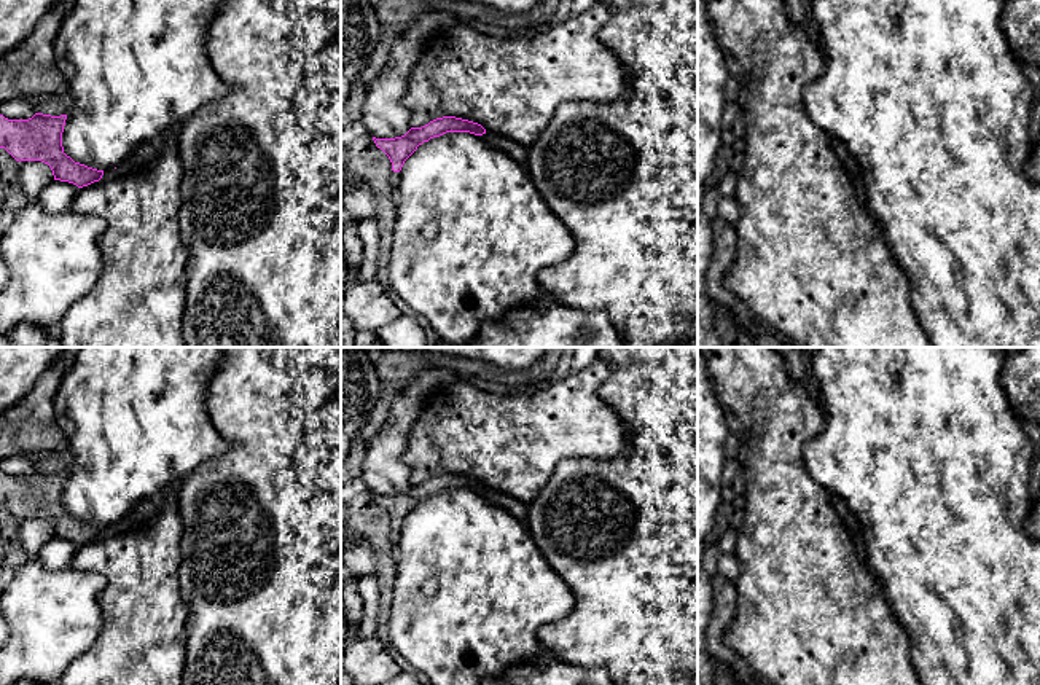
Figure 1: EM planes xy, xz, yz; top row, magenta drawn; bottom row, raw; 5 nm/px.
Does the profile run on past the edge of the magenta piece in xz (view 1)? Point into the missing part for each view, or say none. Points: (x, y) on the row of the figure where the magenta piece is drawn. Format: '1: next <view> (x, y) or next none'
1: next xz (518, 152)

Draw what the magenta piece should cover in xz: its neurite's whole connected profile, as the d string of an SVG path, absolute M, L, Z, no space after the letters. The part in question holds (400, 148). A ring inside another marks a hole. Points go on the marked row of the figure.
M443 116L430 121L422 127L411 127L405 135L395 139L376 139L377 148L381 148L392 162L392 170L400 172L405 161L417 150L419 145L428 142L433 137L440 137L446 132L470 132L484 140L491 148L506 153L521 166L526 166L529 148L492 131L486 131L481 124L455 118Z

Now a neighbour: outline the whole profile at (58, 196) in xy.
M54 180L48 185L35 202L38 202L48 213L59 213L68 210L75 193L80 188L68 182Z

